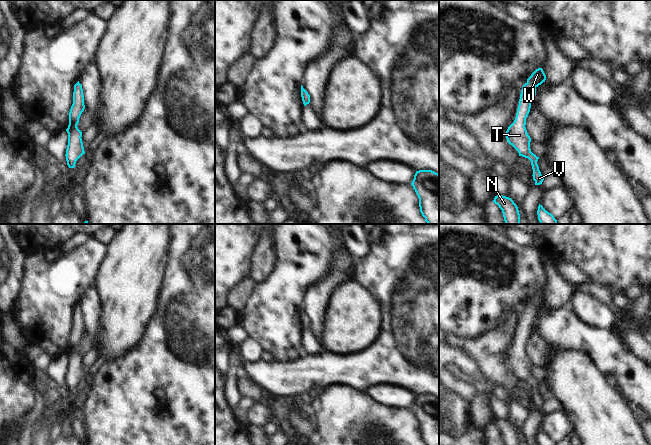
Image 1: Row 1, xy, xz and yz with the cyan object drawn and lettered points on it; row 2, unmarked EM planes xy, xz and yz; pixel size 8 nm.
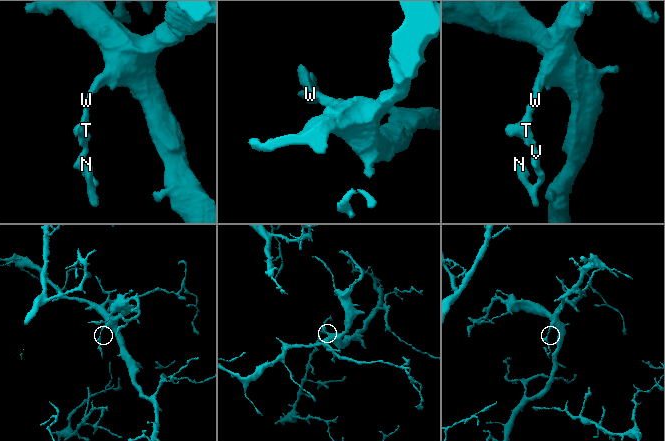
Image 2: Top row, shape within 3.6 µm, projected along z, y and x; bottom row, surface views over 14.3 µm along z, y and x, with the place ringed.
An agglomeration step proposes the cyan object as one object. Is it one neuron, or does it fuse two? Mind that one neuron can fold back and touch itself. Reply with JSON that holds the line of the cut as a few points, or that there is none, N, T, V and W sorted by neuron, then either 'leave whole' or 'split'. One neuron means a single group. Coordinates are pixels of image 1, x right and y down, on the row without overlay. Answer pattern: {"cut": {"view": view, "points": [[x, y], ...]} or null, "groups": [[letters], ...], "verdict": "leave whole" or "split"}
{"cut": null, "groups": [["N", "T", "V", "W"]], "verdict": "leave whole"}

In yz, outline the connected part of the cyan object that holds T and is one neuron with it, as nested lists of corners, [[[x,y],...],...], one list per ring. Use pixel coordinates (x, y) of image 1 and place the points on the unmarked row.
[[[542,292],[536,293],[527,306],[523,309],[519,329],[514,346],[506,355],[506,363],[519,377],[519,380],[528,382],[533,393],[533,404],[535,409],[542,408],[544,401],[541,399],[537,385],[539,381],[531,376],[531,362],[526,354],[526,342],[530,336],[531,327],[536,319],[536,312],[546,304],[546,299]]]

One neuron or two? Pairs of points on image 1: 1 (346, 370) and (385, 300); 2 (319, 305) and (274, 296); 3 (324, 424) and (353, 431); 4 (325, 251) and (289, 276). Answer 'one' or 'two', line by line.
1: one
2: two
3: one
4: one

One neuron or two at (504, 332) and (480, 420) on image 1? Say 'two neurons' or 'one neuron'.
one neuron

